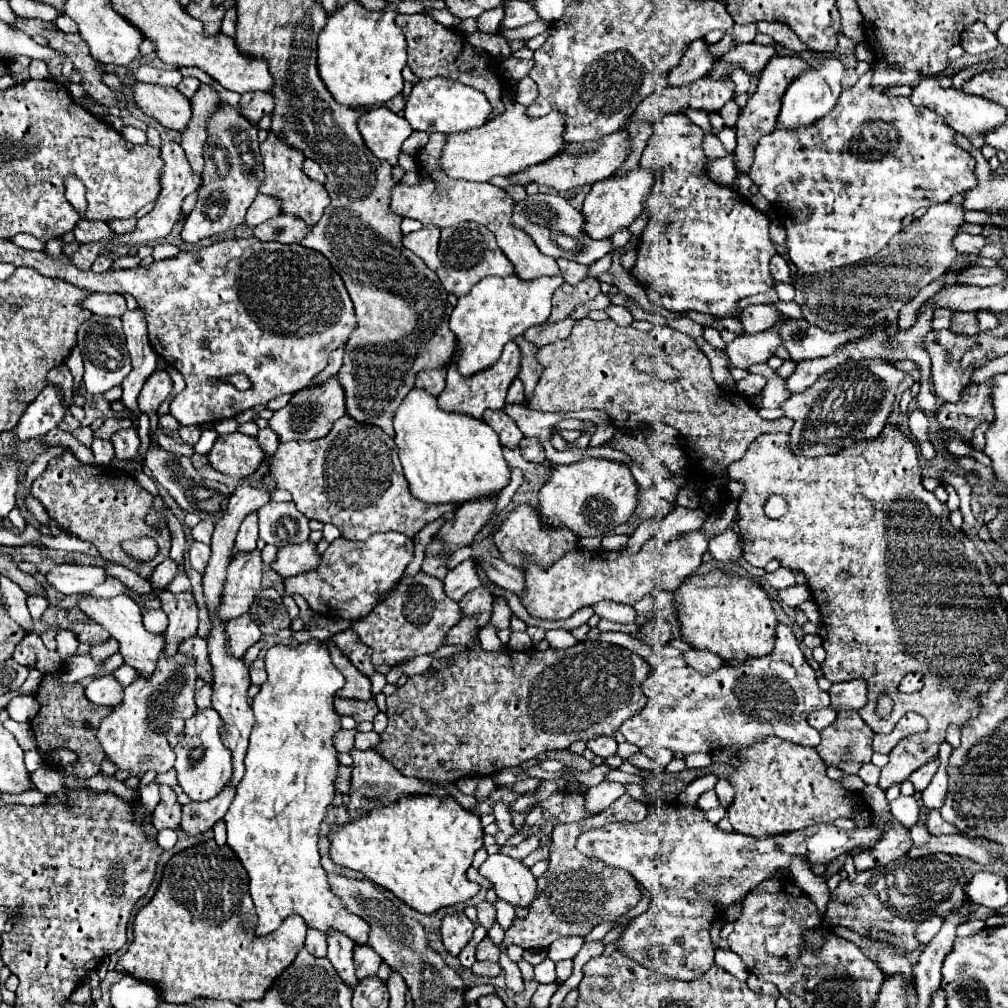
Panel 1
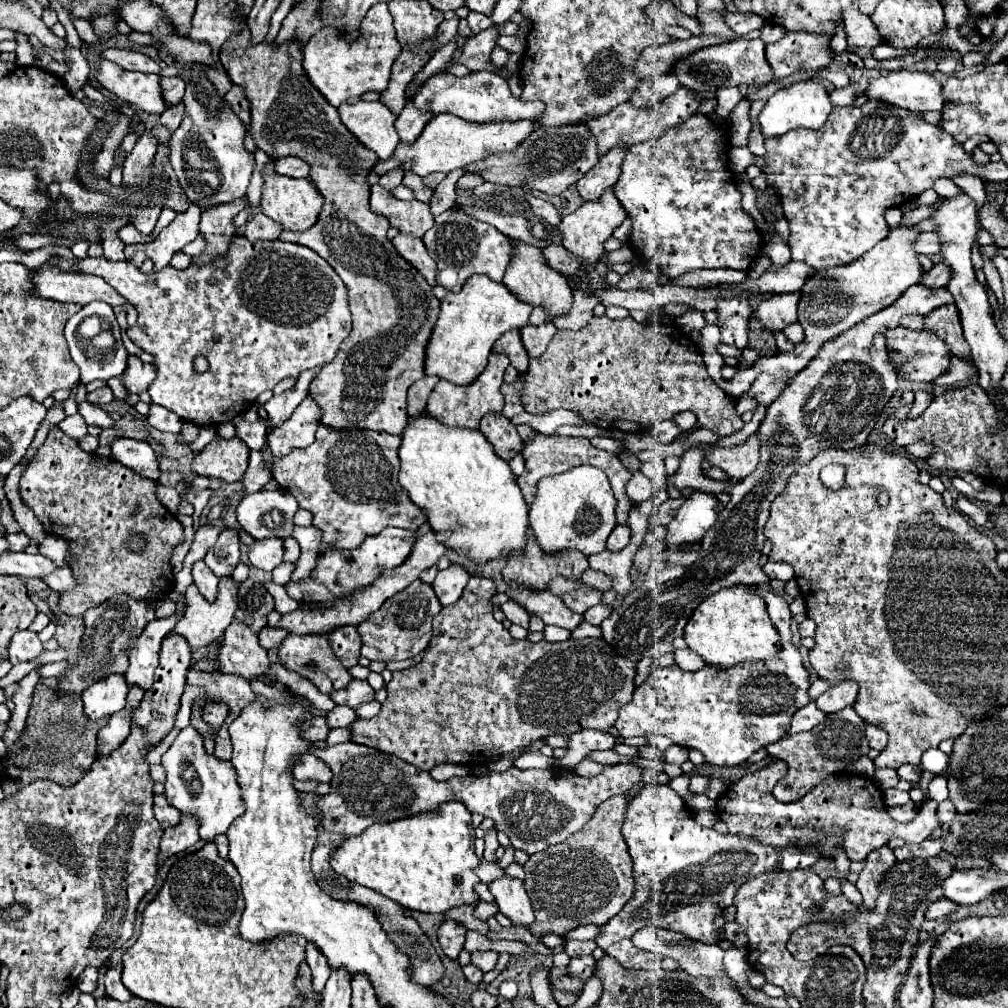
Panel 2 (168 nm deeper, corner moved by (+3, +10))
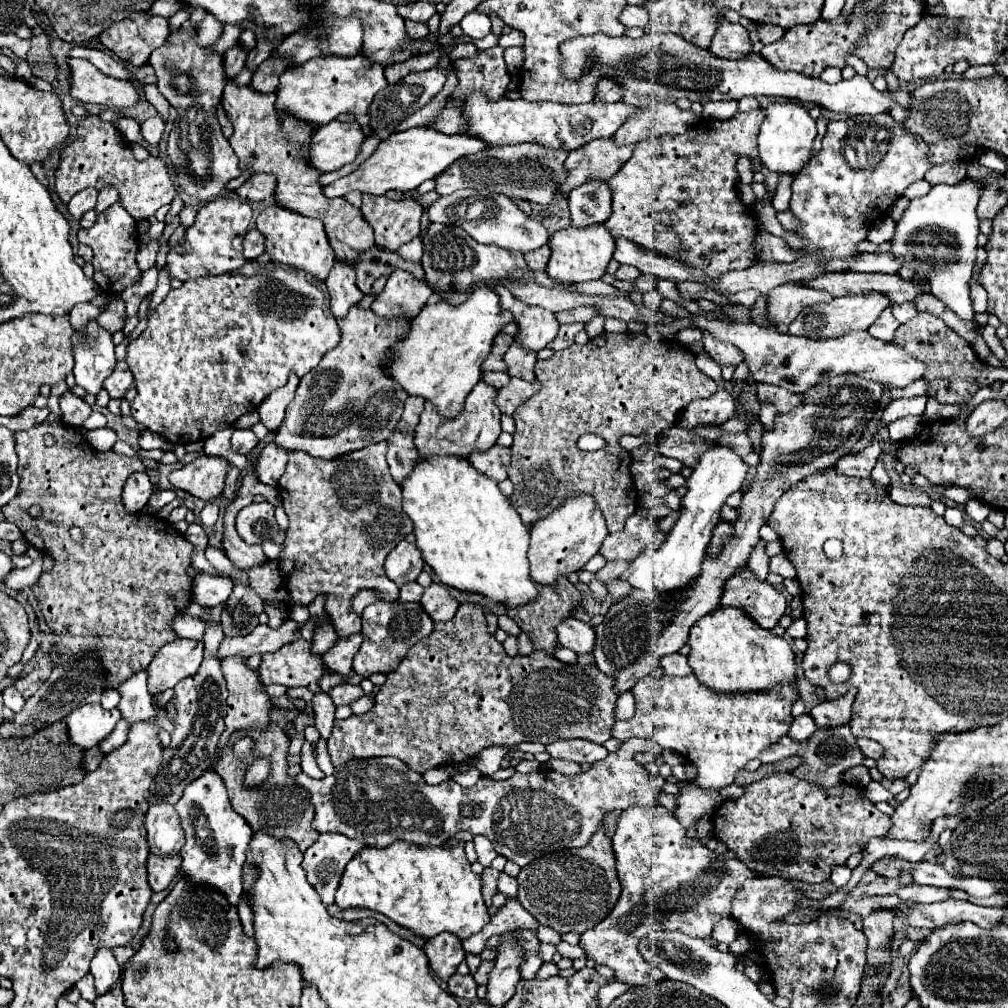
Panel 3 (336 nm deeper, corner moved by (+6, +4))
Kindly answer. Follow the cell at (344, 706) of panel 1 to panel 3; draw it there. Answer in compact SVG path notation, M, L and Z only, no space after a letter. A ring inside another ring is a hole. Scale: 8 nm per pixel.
M337 685L335 689L329 691L329 697L333 699L333 703L339 705L351 705L353 701L357 701L359 697L363 697L363 689L359 685Z

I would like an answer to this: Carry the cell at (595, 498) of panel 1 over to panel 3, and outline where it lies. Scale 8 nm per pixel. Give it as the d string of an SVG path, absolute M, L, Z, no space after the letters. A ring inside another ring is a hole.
M571 495L553 509L547 517L531 525L531 545L529 545L529 563L531 579L541 585L553 585L559 575L569 575L585 567L585 563L601 549L601 543L609 535L605 517L601 509L595 507L595 497L589 495Z

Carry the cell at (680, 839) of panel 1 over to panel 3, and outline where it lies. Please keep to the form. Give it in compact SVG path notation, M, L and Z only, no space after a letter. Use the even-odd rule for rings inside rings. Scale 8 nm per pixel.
M663 805L627 807L617 821L617 831L613 835L613 849L617 855L617 875L623 887L621 897L613 907L613 911L605 917L605 921L597 923L591 931L585 931L581 935L579 945L585 949L589 959L593 959L597 965L611 967L615 971L615 979L627 985L649 985L649 981L655 981L659 973L653 965L639 961L641 955L637 949L637 941L641 941L641 937L645 937L651 931L669 929L669 931L681 931L689 937L709 939L715 923L731 915L731 899L735 891L743 885L745 879L759 875L759 873L753 873L749 867L745 867L745 863L741 861L731 863L731 859L727 859L725 855L723 857L715 855L697 837L693 839L687 837L685 827Z

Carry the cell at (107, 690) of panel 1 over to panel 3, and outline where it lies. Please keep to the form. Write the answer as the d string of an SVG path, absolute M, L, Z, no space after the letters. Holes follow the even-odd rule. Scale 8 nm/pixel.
M93 703L75 709L71 715L65 717L65 723L71 741L83 749L91 749L115 729L119 719L121 719L119 709L109 711L103 709L101 703Z

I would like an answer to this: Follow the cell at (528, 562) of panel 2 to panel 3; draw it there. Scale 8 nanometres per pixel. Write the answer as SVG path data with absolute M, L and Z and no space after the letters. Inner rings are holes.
M561 577L561 581L557 581L557 585L537 585L537 597L525 605L517 605L517 607L507 607L507 615L523 629L527 631L533 641L535 641L535 649L543 649L547 653L553 653L553 647L557 643L557 633L555 627L571 615L571 611L581 603L581 593L575 589L573 583L569 583L567 577Z

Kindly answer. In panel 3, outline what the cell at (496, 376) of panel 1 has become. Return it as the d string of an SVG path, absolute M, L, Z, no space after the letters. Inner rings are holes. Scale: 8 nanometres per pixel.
M479 381L479 385L475 385L475 389L469 393L463 411L453 419L441 417L437 407L431 401L427 401L421 413L421 421L415 429L415 445L419 449L419 455L421 457L431 457L431 455L469 457L473 449L479 449L479 451L489 449L501 433L501 423L499 423L501 411L495 405L495 397L497 397L497 389L493 389L493 385L485 381Z

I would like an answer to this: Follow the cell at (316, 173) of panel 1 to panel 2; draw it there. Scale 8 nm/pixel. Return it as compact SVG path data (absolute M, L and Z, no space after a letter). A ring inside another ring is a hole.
M280 157L274 163L274 171L278 175L288 175L288 177L308 177L308 165L300 163L296 157Z

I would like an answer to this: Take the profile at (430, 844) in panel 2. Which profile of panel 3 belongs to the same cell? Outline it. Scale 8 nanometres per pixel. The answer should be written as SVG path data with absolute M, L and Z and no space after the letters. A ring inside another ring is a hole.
M393 841L393 845L385 849L365 847L345 867L335 893L335 903L341 909L367 907L379 911L427 939L443 931L465 939L489 923L481 879L471 871L465 843L457 843L455 847L429 847Z

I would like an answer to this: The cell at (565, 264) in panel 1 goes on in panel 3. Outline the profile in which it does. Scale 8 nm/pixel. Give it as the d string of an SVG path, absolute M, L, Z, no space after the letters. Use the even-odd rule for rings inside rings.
M543 245L543 247L535 249L535 251L525 253L525 261L527 261L527 265L529 265L533 271L543 271L545 265L547 265L547 261L549 261L549 257L551 257L549 245Z

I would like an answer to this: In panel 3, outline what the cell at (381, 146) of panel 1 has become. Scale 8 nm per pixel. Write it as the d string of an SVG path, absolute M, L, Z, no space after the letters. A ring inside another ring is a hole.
M331 121L323 125L311 145L311 165L323 173L341 169L347 163L353 163L361 151L365 133L357 123Z

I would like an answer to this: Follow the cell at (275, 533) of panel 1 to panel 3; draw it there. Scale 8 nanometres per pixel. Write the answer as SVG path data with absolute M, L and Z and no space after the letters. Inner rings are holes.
M267 501L251 503L243 507L237 515L237 533L245 543L265 543L271 541L279 533L279 525L275 519L275 507Z

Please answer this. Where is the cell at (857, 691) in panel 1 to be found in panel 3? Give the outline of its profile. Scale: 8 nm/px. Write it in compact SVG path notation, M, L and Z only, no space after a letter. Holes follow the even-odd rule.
M847 693L837 699L825 699L811 709L811 717L815 719L817 727L831 727L831 725L845 725L851 719L851 705L853 695Z

